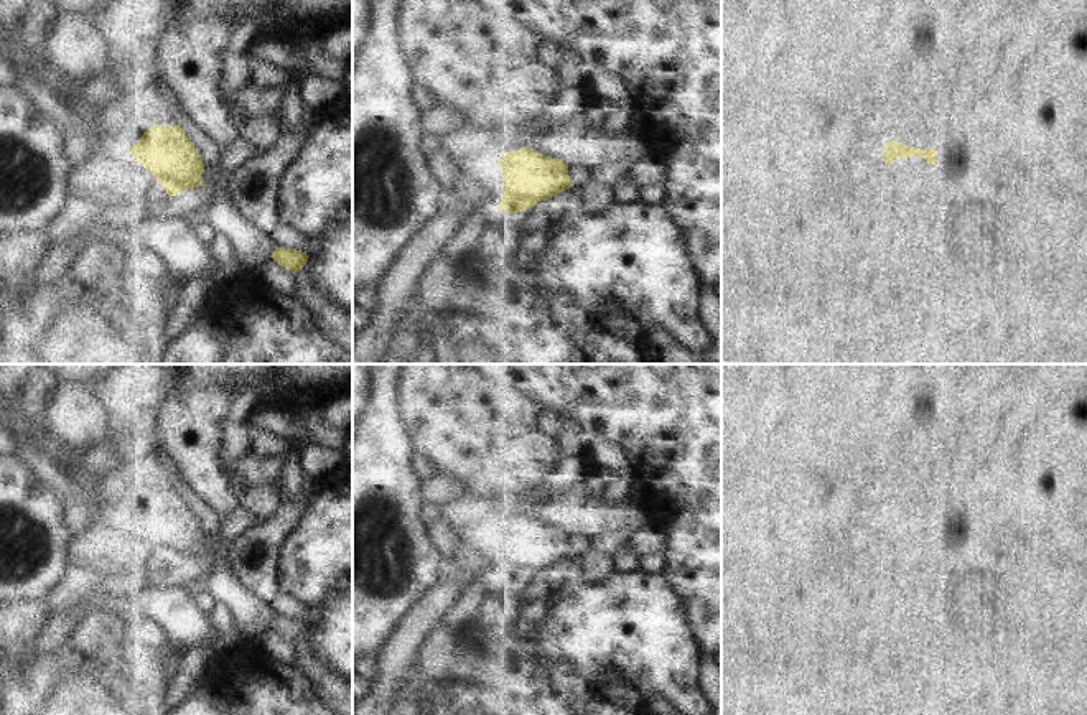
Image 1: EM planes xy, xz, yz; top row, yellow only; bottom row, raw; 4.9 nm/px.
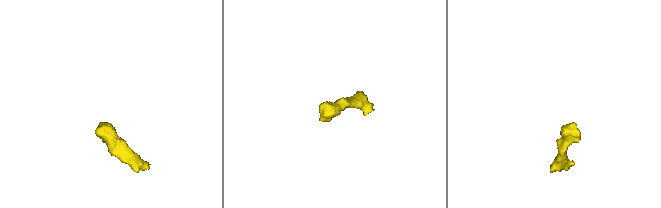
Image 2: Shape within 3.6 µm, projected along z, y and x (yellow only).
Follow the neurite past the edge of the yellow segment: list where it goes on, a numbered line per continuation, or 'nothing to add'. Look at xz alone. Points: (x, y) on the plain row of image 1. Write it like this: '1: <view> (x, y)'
nothing to add

